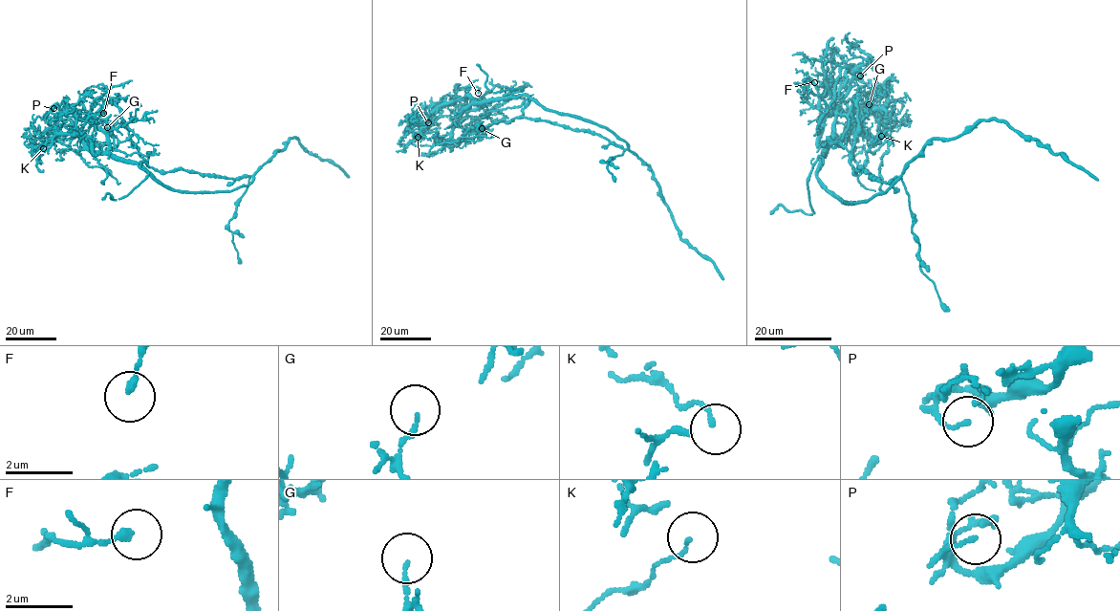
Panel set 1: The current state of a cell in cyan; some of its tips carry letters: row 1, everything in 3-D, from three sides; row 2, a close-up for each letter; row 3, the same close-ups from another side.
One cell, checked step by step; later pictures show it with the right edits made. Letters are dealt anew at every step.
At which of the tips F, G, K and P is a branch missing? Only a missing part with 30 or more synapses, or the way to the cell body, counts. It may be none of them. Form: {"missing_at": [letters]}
{"missing_at": []}

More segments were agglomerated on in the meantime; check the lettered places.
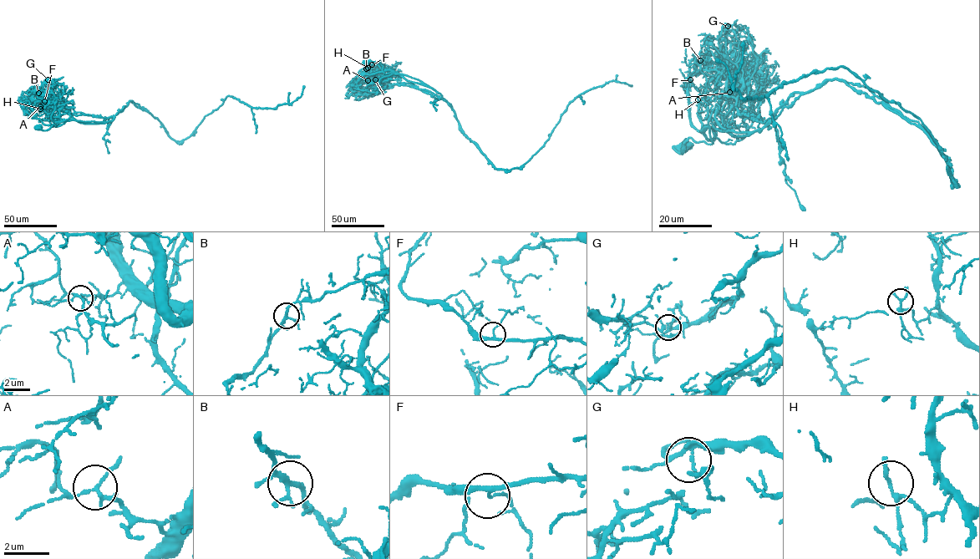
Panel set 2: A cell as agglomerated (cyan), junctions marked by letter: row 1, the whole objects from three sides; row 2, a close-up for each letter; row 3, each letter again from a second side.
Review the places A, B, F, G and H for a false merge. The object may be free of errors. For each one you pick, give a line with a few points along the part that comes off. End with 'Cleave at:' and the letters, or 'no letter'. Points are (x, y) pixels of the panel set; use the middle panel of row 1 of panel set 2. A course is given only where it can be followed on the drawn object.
A: (368, 80), (387, 68), (417, 78), (439, 93), (459, 129), (495, 168), (523, 165)
Cleave at: A

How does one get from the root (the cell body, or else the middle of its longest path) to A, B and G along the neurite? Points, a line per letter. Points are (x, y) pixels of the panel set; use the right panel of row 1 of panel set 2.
A: (683, 145), (682, 153), (688, 137), (707, 140), (707, 125), (714, 129), (725, 125), (733, 91), (729, 92)
B: (683, 145), (682, 153), (688, 137), (707, 140), (691, 122), (688, 98), (688, 75), (700, 60)
G: (683, 145), (682, 153), (688, 137), (707, 140), (698, 105), (720, 68), (718, 38), (721, 27), (728, 26)

